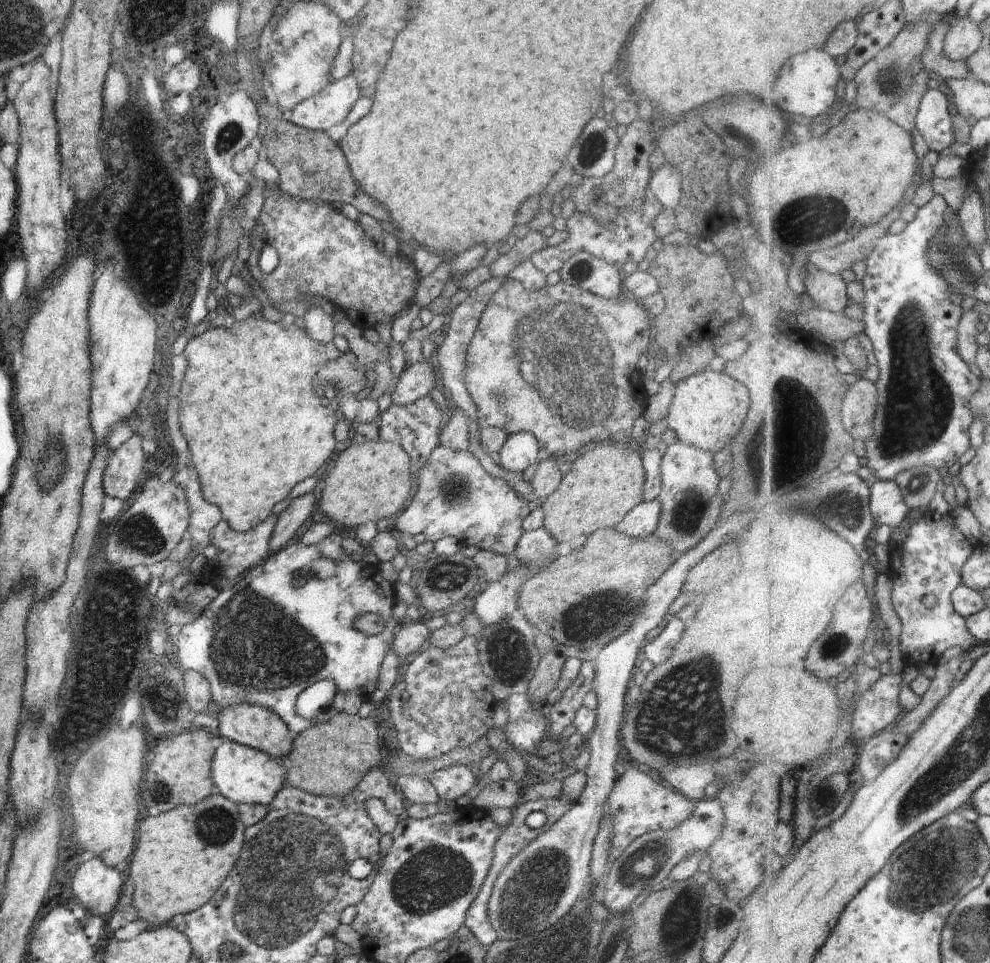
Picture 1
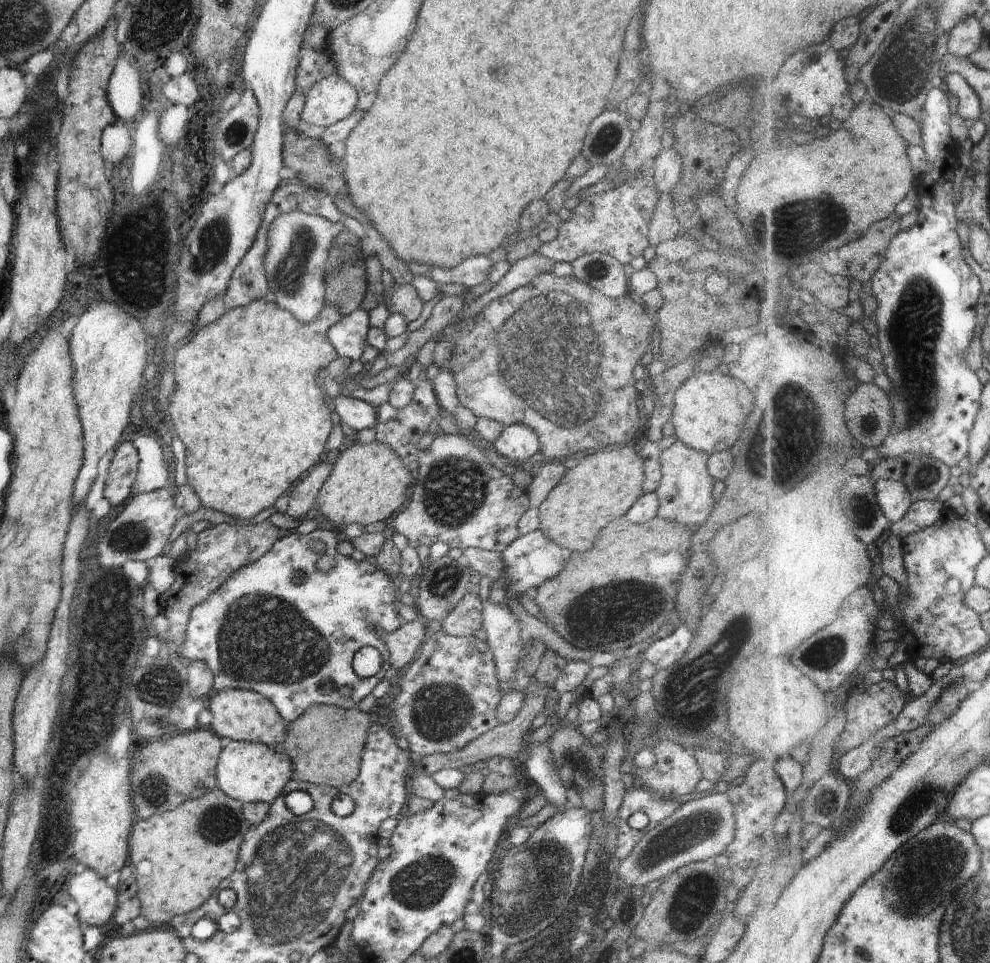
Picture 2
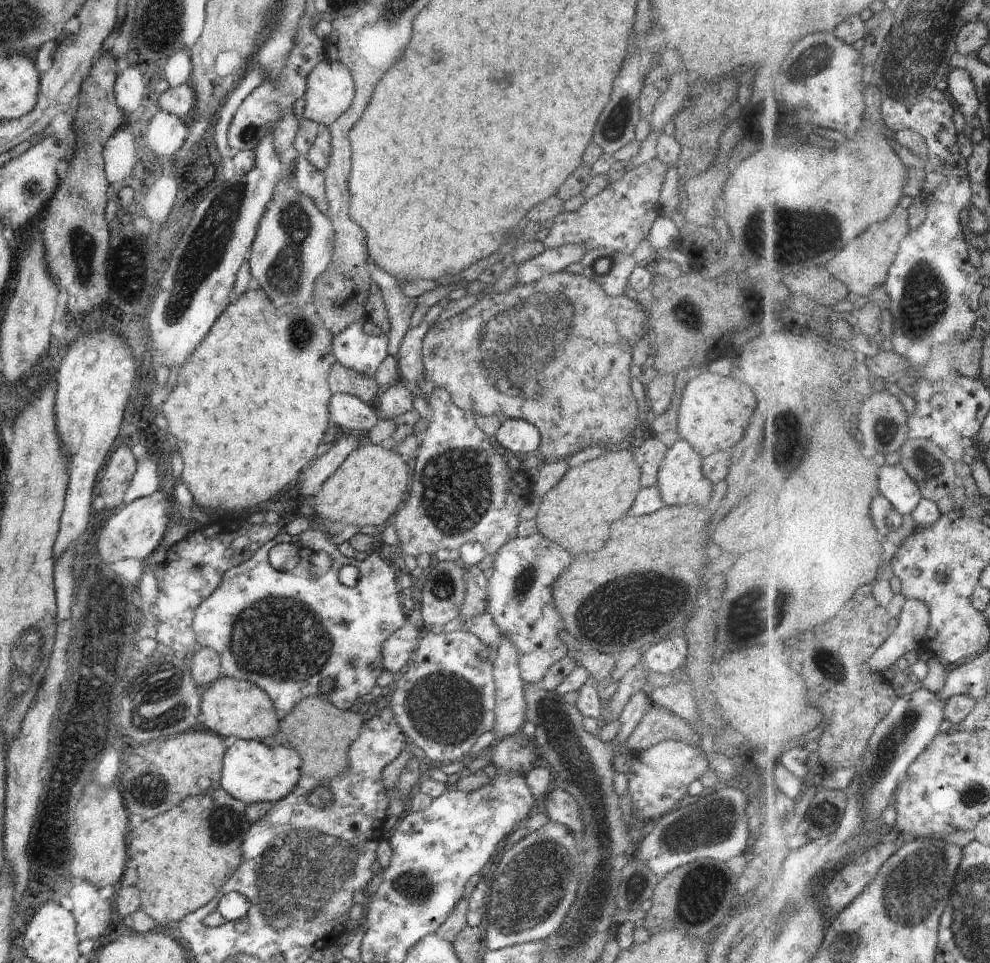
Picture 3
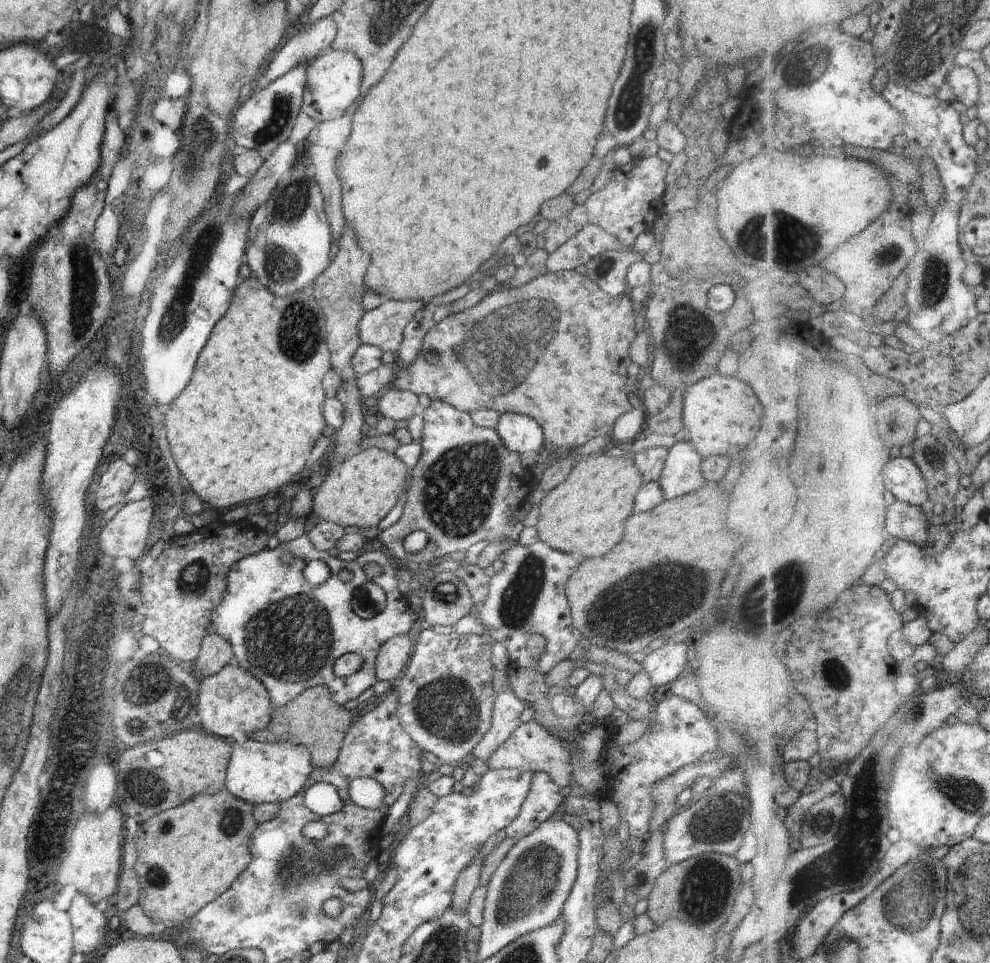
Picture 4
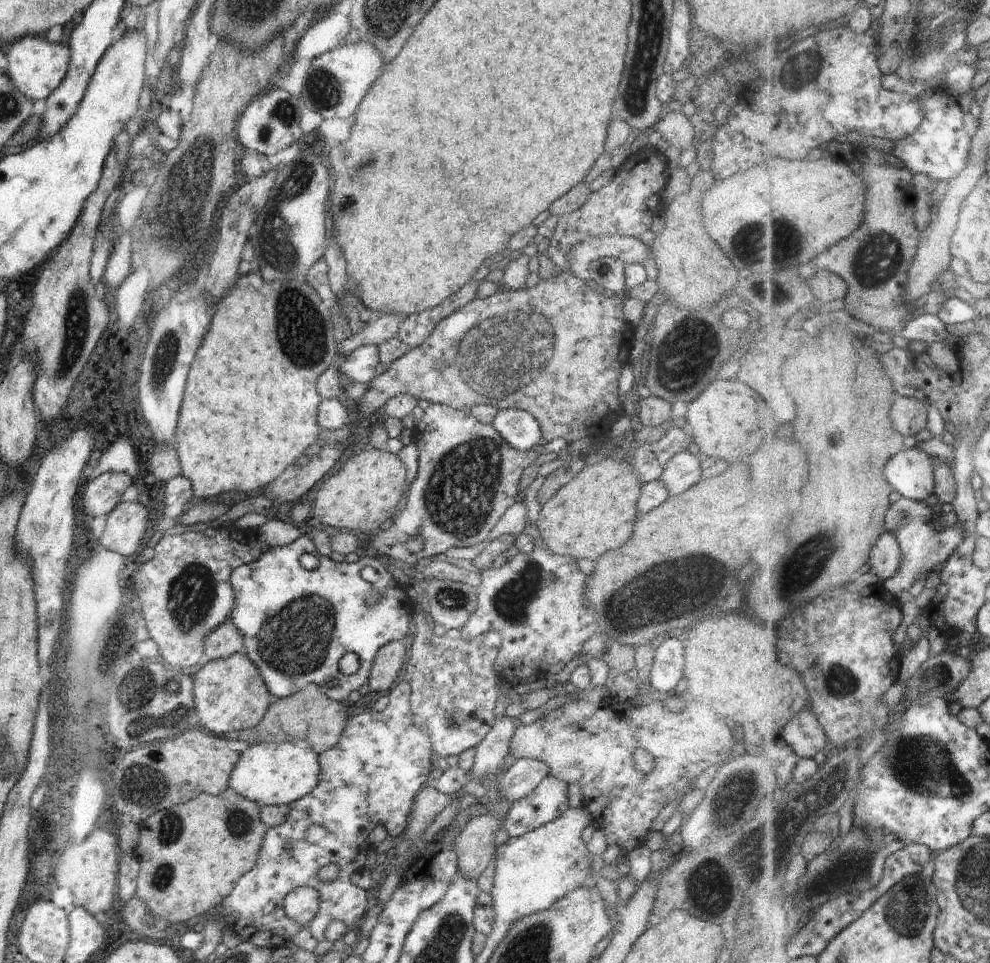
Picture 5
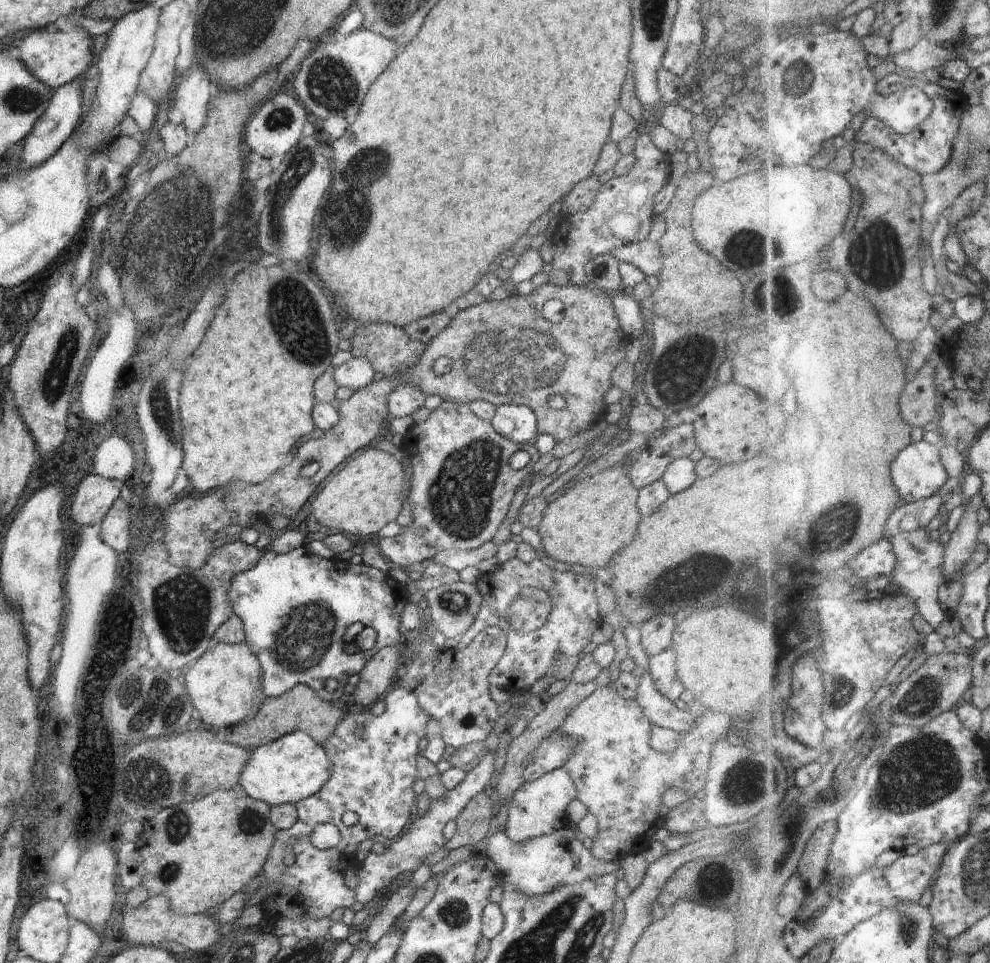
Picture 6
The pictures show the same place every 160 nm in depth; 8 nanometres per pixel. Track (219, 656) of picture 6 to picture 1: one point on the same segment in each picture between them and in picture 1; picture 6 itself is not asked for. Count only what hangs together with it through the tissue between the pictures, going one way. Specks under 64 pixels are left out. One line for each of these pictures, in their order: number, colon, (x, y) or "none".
1: (255, 726)
2: (244, 715)
3: (230, 707)
4: (232, 700)
5: (230, 695)

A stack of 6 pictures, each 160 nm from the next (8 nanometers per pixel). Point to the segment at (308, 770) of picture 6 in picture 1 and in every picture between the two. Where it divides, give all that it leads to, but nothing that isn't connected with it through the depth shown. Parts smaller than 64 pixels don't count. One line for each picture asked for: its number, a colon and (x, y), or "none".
1: (242, 774)
2: (249, 772)
3: (253, 772)
4: (258, 773)
5: (280, 773)

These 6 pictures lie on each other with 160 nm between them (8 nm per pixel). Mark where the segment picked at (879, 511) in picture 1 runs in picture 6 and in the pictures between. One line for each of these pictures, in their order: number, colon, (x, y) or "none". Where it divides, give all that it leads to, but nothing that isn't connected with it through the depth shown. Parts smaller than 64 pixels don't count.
2: (896, 499)
3: (898, 486)
4: (903, 477)
5: (911, 473)
6: (920, 473)

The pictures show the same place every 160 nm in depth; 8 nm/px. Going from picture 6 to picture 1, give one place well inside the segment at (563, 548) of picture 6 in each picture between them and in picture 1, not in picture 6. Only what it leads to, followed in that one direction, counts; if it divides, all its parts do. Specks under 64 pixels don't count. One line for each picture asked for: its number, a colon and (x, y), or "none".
1: (603, 485)
2: (602, 487)
3: (576, 514)
4: (584, 516)
5: (593, 513)

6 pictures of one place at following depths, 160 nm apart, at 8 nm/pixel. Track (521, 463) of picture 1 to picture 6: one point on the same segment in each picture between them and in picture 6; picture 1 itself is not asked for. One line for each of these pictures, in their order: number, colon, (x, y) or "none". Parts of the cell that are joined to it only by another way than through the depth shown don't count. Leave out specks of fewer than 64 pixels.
2: (518, 443)
3: (516, 435)
4: (520, 434)
5: (519, 428)
6: (518, 423)

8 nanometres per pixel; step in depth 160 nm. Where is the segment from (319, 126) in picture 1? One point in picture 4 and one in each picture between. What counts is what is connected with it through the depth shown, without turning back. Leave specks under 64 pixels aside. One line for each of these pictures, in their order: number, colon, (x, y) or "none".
2: (333, 98)
3: (330, 90)
4: (333, 79)

